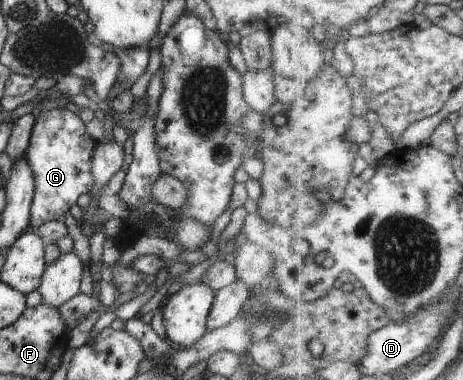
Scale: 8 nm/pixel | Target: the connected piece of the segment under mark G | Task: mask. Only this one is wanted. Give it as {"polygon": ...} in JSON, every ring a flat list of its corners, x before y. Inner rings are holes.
{"polygon":[[55,108,46,111,42,110,36,115,30,138,24,151,24,158,29,164,34,177,34,192,30,203,30,218,27,227,29,231,32,227,37,227,44,221,63,219,63,214,77,201,77,197,81,193,91,190,93,176,91,175,90,167,92,166,92,153,96,146,93,139,87,135,84,123,81,122,77,114,64,108]]}

